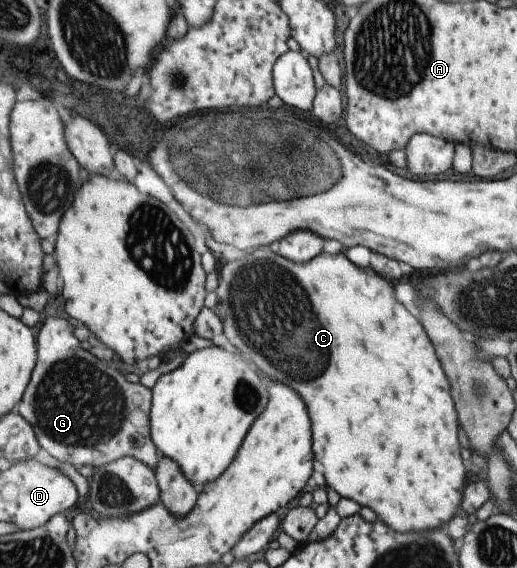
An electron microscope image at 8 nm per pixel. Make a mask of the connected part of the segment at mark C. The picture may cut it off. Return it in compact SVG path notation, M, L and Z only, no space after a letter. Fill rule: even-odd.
M262 247L254 249L240 259L235 259L235 262L229 262L225 268L222 268L216 292L221 304L224 334L229 342L237 346L243 354L247 354L247 357L259 366L261 372L269 374L269 378L291 386L301 394L301 398L305 398L305 404L309 406L309 414L313 418L314 458L323 475L326 488L332 488L340 497L357 500L361 506L369 506L391 530L402 533L429 530L433 529L433 526L445 528L449 518L459 511L458 504L465 480L465 466L459 456L459 442L457 442L457 416L453 402L449 398L447 380L439 368L435 352L427 336L423 334L419 322L395 300L391 284L367 268L357 268L343 254L317 254L313 262L295 264L283 258L281 253L264 250ZM273 326L281 326L281 340L275 336Z

